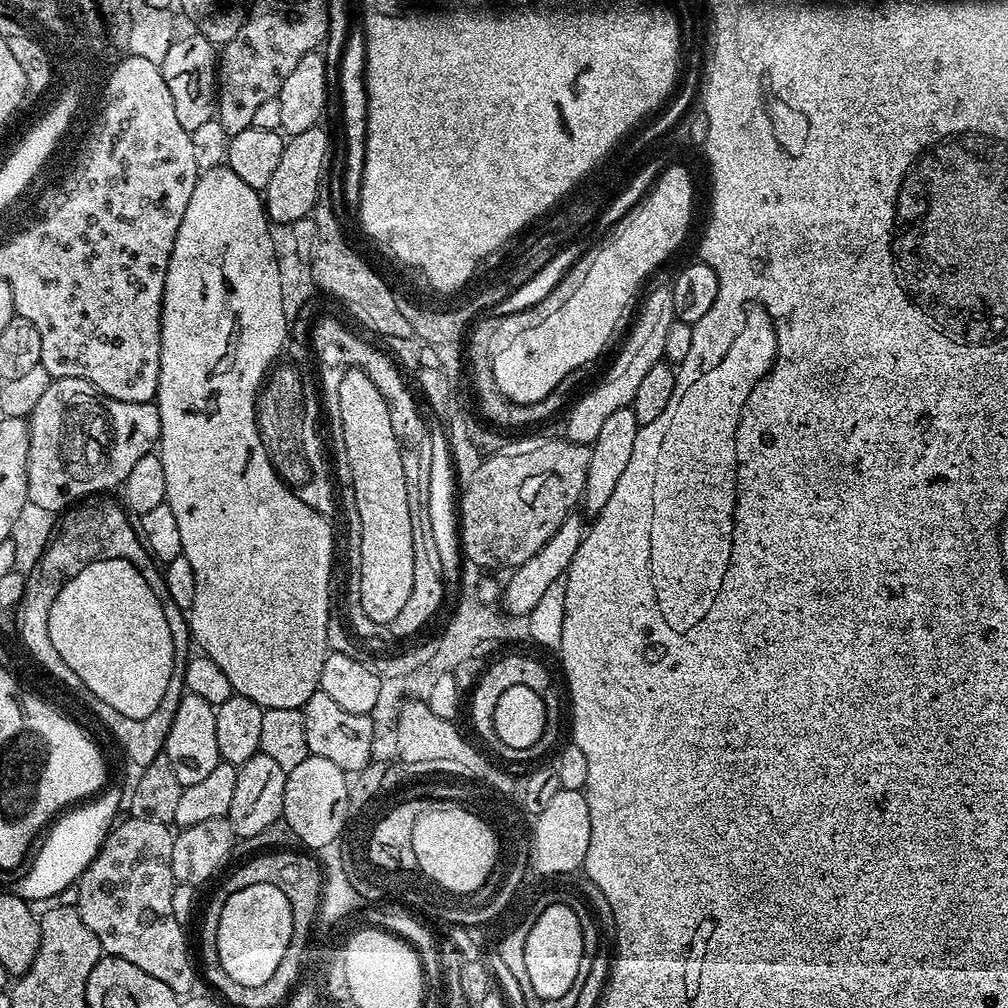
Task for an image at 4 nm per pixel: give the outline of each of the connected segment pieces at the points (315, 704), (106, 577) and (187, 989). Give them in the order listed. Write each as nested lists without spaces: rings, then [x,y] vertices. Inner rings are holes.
[[[316,691],[304,705],[304,725],[306,726],[306,742],[311,755],[321,756],[334,766],[338,766],[345,774],[363,773],[369,767],[368,759],[372,756],[372,743],[376,740],[376,728],[372,725],[371,715],[352,714],[350,710],[342,710],[330,694]]]
[[[99,560],[93,564],[88,564],[78,574],[74,574],[62,586],[58,598],[54,598],[54,606],[50,606],[50,622],[48,623],[48,633],[50,642],[54,642],[54,650],[60,656],[60,661],[72,671],[73,677],[81,680],[89,689],[91,695],[97,696],[106,706],[114,706],[119,714],[124,714],[128,718],[146,718],[158,710],[158,702],[166,694],[166,686],[170,686],[170,678],[173,672],[177,671],[174,666],[174,638],[170,638],[170,626],[166,626],[166,617],[162,614],[162,606],[158,606],[158,598],[154,598],[154,590],[146,586],[146,578],[130,566],[130,562],[125,560]]]
[[[131,818],[119,824],[109,831],[98,854],[80,875],[76,908],[107,955],[134,962],[150,978],[166,982],[177,996],[187,997],[195,989],[198,968],[193,953],[188,953],[185,925],[174,918],[173,829],[162,822]]]

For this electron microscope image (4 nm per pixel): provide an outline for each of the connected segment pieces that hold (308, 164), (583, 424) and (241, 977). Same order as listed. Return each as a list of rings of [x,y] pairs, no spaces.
[[[317,126],[302,130],[302,134],[291,137],[285,143],[282,158],[274,169],[262,200],[273,225],[290,226],[293,221],[307,217],[316,207],[316,197],[322,190],[320,175],[324,172],[324,159],[328,156],[328,136],[322,129],[323,127]]]
[[[671,287],[656,288],[644,300],[620,353],[612,360],[612,365],[604,372],[604,377],[577,402],[567,409],[568,421],[563,431],[567,439],[574,444],[591,445],[598,438],[598,430],[602,430],[606,418],[614,414],[614,410],[627,408],[631,405],[635,391],[638,390],[642,377],[650,370],[650,366],[664,360],[664,346],[666,344],[666,330],[670,330],[674,319],[674,301]]]
[[[256,884],[231,893],[222,906],[218,922],[220,968],[242,986],[262,986],[278,970],[282,954],[290,945],[291,910],[284,889],[273,884]]]

